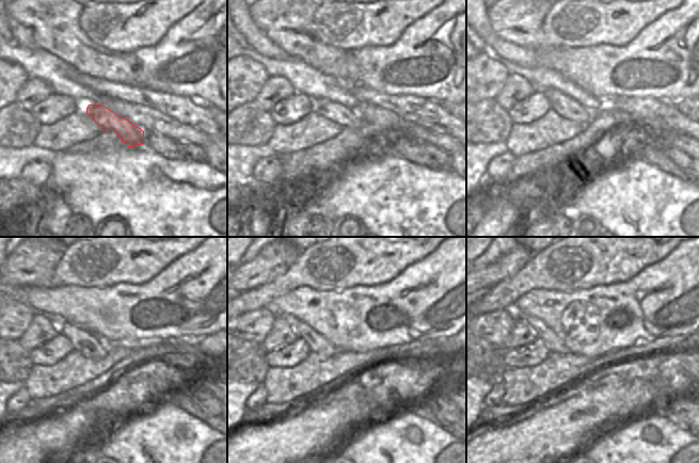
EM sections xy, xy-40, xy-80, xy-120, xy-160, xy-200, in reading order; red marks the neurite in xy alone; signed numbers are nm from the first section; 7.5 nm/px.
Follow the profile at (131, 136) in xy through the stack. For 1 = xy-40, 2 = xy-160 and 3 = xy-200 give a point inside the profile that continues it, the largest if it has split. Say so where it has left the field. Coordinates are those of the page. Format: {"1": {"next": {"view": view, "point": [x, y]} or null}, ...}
{"1": {"next": {"view": "xy-40", "point": [347, 117]}}, "2": {"next": {"view": "xy-160", "point": [318, 344]}}, "3": {"next": {"view": "xy-200", "point": [554, 344]}}}

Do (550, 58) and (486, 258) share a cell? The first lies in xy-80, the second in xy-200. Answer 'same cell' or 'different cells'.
different cells

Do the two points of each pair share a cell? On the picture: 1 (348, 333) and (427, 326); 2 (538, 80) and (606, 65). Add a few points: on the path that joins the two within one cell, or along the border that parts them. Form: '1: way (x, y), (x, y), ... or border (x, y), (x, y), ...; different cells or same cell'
1: way (367, 331), (408, 328); same cell
2: border (538, 65), (558, 72), (583, 89); different cells

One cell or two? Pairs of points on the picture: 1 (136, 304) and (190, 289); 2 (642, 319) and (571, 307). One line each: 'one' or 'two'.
1: one
2: one

